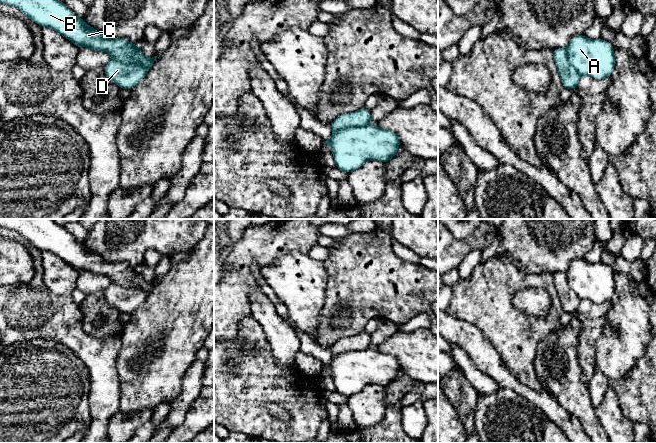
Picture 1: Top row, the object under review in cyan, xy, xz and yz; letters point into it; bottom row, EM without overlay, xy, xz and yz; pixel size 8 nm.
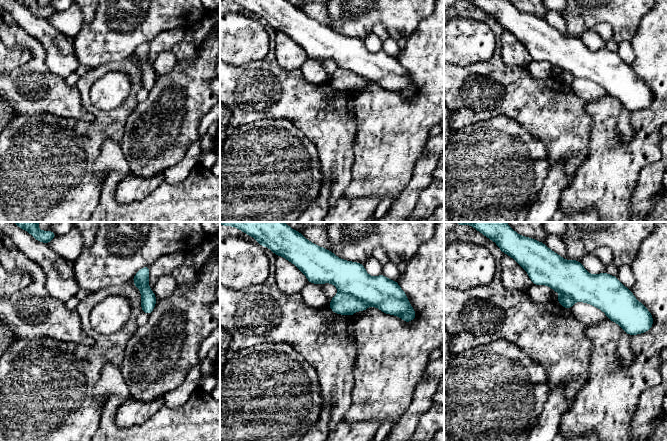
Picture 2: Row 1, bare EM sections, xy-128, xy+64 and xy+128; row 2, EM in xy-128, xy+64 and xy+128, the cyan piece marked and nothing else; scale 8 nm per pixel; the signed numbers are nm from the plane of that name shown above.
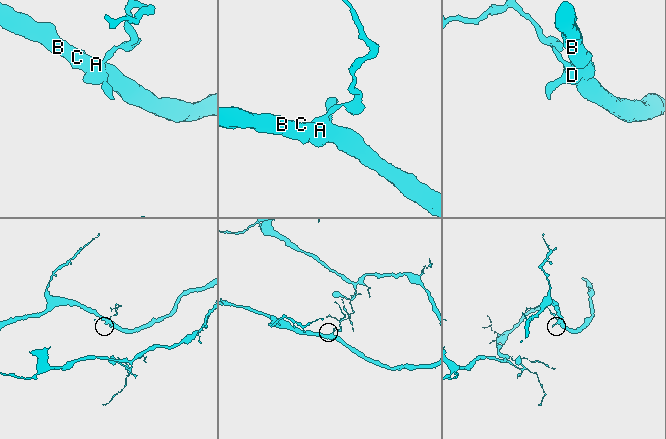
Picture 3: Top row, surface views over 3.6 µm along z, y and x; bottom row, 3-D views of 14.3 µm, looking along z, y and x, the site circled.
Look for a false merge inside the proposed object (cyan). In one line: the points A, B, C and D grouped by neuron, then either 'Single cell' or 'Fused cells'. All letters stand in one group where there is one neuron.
Groups: A B C / D. Fused cells

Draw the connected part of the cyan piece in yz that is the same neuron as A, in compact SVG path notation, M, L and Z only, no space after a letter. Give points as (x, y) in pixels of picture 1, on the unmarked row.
M577 259L569 264L566 274L569 287L581 299L604 303L615 293L614 271L602 262L588 263Z

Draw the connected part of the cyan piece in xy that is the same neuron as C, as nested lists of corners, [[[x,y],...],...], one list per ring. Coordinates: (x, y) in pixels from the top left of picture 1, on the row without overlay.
[[[0,219],[0,227],[18,232],[26,241],[41,251],[48,251],[60,257],[77,271],[88,271],[94,275],[106,276],[111,283],[137,287],[149,294],[157,280],[147,282],[138,269],[130,267],[126,262],[108,262],[104,258],[89,250],[83,242],[78,242],[64,226],[57,224],[54,219]]]

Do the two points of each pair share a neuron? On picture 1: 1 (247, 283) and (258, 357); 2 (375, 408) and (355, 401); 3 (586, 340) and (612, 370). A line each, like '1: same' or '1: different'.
1: different
2: same
3: different

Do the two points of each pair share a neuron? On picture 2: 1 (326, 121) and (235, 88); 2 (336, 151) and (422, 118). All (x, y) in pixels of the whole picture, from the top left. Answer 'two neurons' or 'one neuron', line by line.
1: one neuron
2: two neurons

